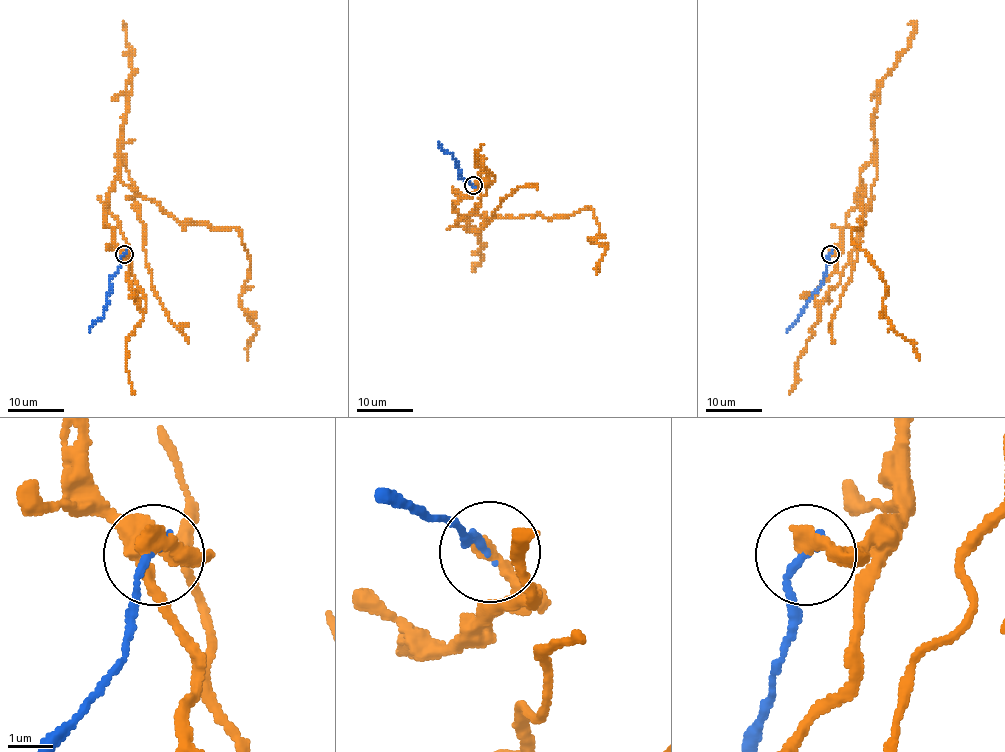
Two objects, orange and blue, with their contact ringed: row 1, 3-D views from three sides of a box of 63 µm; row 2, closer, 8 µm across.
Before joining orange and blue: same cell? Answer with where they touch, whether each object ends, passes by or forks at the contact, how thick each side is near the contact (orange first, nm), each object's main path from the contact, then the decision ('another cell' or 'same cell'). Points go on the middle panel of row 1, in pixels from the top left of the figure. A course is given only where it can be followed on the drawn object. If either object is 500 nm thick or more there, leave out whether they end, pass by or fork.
at (473, 185); orange ends there; blue ends there; 380 nm thick on the orange side, 150 nm on the other; orange runs (473, 185), (453, 204), (459, 216), (556, 218), (591, 207), (600, 230), (589, 240), (604, 247), (596, 274); blue runs (473, 185), (459, 178), (457, 162), (438, 141); another cell

